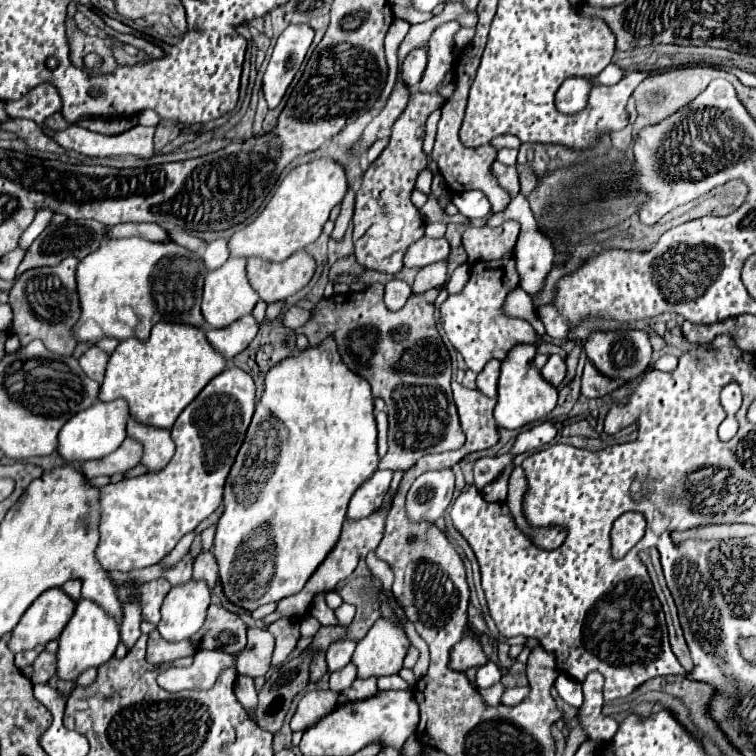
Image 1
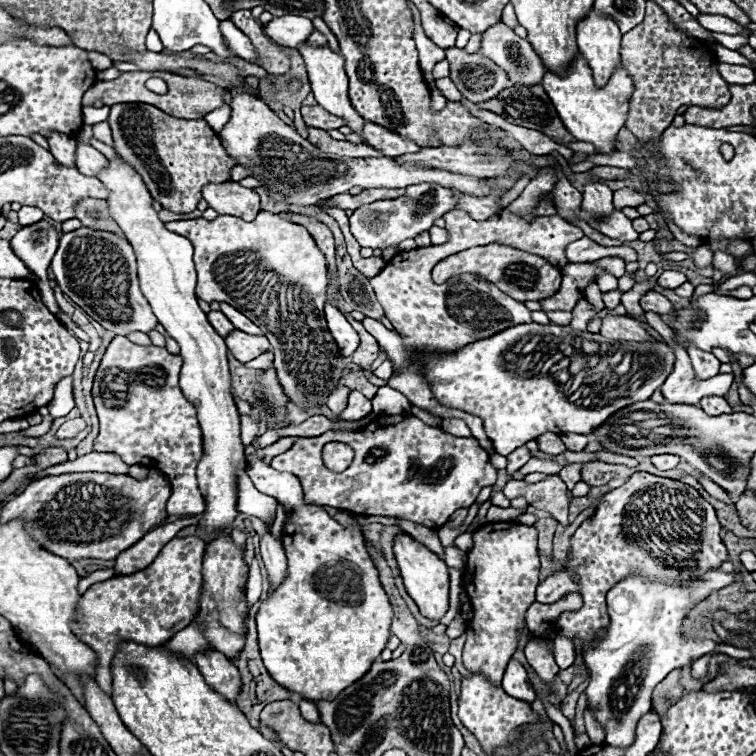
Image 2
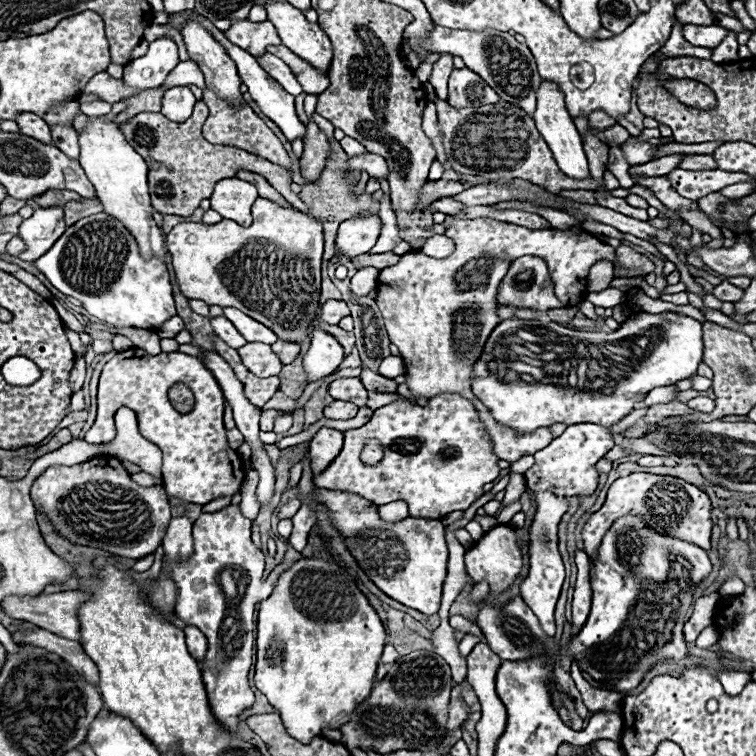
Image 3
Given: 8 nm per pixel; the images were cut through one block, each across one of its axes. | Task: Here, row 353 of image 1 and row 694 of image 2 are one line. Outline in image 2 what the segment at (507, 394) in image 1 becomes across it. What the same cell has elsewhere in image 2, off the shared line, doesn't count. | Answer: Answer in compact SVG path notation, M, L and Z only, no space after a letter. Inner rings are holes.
M515 659L510 660L507 665L504 678L502 678L502 686L506 690L506 694L518 698L518 700L526 700L526 702L534 702L536 694L534 688L528 680L528 672L526 668Z

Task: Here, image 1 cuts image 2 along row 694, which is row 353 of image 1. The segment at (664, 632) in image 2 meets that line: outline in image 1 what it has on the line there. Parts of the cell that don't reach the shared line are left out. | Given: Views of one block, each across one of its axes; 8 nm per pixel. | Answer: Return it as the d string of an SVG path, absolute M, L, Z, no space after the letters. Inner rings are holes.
M612 330L612 332L592 332L586 340L586 354L592 364L608 378L624 378L626 382L642 376L650 364L652 346L644 330Z

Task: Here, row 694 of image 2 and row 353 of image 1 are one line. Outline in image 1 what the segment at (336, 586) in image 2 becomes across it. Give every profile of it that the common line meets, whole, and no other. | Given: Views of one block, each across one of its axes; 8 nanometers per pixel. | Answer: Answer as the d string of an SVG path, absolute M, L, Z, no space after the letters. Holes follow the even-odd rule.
M332 338L322 342L318 348L308 348L304 352L300 352L298 356L290 356L290 358L282 360L282 364L276 364L266 374L264 386L266 386L264 396L256 404L252 424L246 432L246 440L236 456L234 468L230 470L230 476L226 480L224 514L218 522L216 540L214 540L214 554L218 556L218 564L220 564L220 582L222 582L224 594L232 604L236 604L238 608L244 608L248 612L252 612L258 606L268 604L268 602L280 602L282 598L298 594L304 588L308 578L316 572L316 568L322 564L322 560L328 556L328 552L338 542L340 530L342 530L342 524L346 518L346 508L348 508L352 494L358 490L358 486L362 486L376 472L376 466L378 466L376 420L374 420L374 412L372 412L374 402L372 402L370 386L366 384L366 380L360 380L360 376L354 376L354 372L350 372L346 366L342 366L342 360L338 356L338 350L336 350L336 344Z

